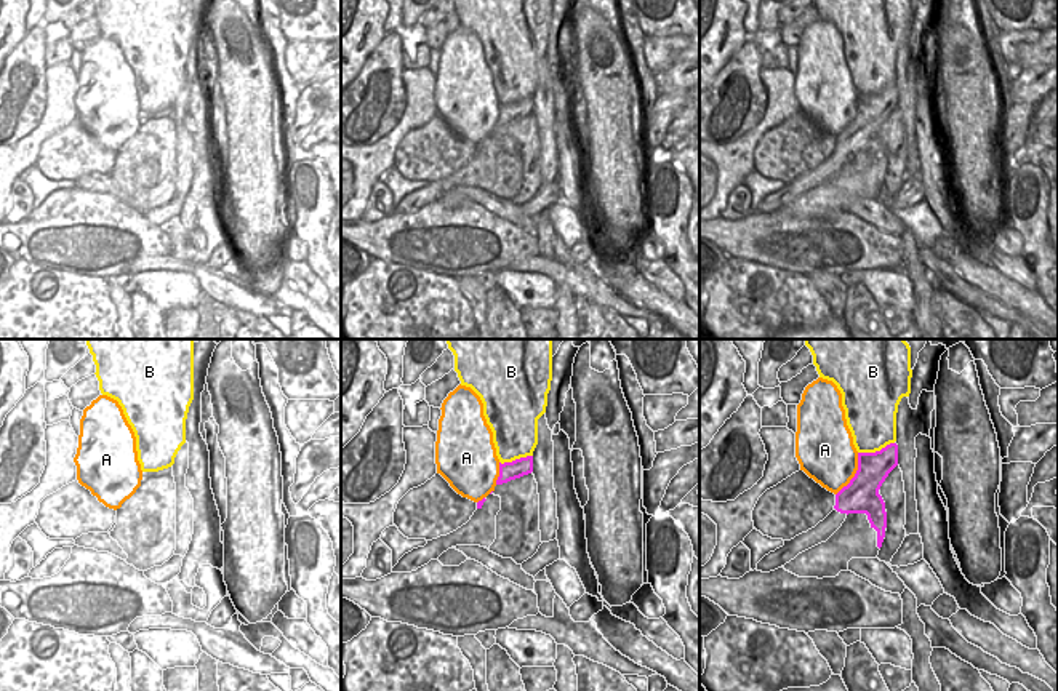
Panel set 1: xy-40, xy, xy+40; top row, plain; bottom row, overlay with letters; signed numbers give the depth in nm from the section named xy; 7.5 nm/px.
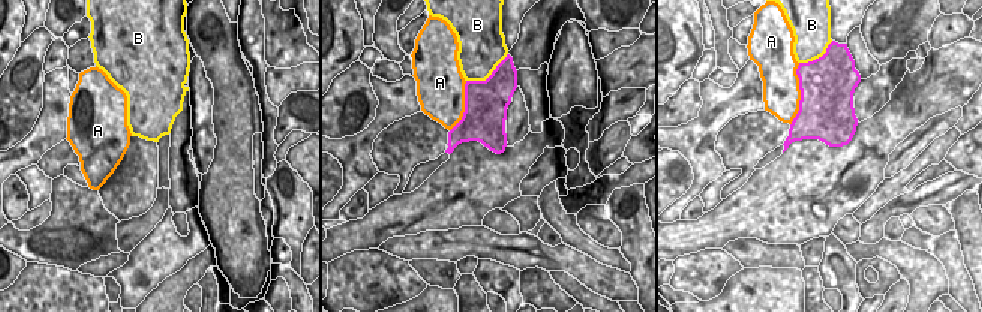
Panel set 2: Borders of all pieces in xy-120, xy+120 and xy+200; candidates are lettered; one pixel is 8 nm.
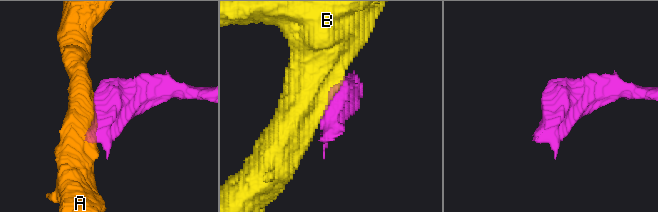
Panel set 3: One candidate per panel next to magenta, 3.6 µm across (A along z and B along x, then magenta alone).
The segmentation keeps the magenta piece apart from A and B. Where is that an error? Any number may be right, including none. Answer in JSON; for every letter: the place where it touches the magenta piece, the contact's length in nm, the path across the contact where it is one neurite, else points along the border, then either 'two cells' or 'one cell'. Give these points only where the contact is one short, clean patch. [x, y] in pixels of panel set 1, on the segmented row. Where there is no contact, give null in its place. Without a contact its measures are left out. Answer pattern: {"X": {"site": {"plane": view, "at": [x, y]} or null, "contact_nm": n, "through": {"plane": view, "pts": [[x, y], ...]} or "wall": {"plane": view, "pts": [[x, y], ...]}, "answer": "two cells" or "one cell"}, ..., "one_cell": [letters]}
{"A": {"site": {"plane": "xy+40", "at": [855, 474]}, "contact_nm": 360, "answer": "two cells"}, "B": {"site": {"plane": "xy+40", "at": [876, 451]}, "contact_nm": 280, "answer": "two cells"}, "one_cell": []}

